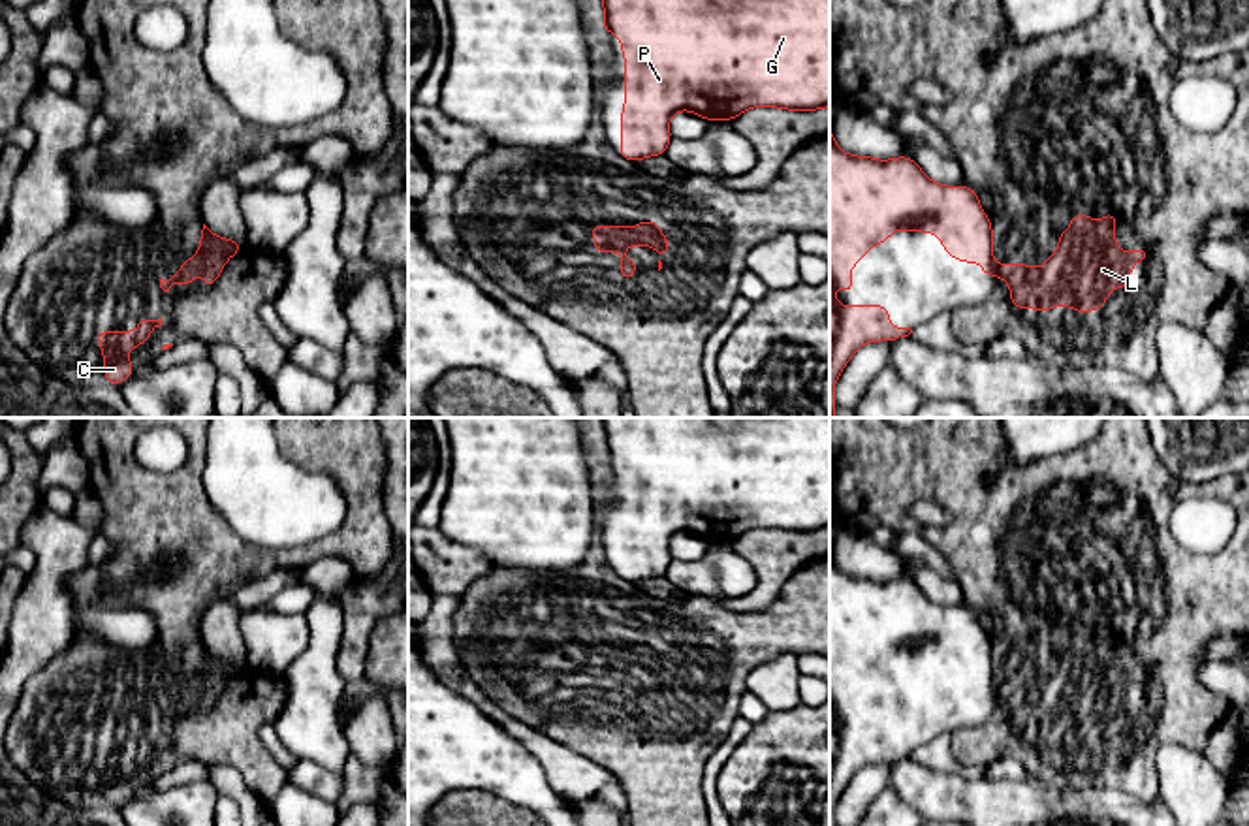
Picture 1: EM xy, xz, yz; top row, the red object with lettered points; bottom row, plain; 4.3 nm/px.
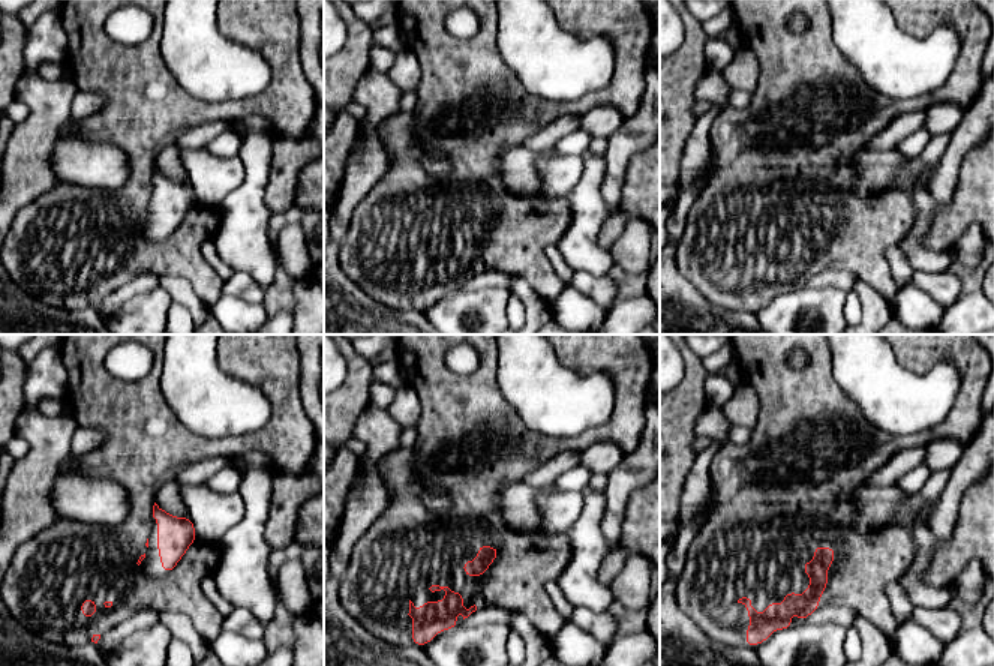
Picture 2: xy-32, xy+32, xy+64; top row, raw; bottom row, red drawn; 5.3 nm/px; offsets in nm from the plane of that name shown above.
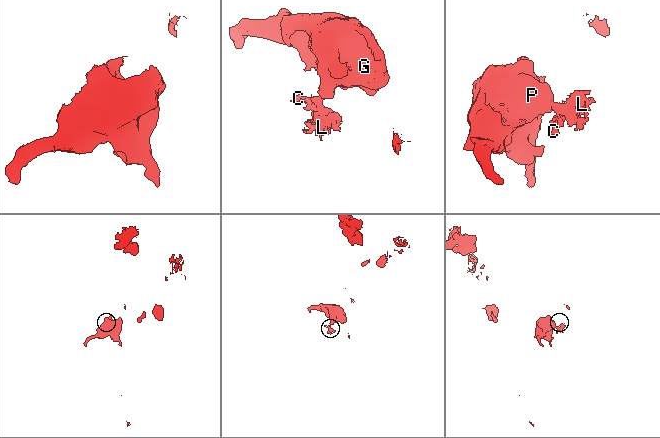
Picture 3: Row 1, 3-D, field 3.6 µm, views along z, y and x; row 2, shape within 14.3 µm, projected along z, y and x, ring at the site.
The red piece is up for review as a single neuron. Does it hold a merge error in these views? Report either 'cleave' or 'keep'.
cleave

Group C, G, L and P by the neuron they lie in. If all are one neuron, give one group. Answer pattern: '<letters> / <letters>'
C L / G P

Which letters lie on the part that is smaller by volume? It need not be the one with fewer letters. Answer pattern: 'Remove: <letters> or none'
Remove: C, L

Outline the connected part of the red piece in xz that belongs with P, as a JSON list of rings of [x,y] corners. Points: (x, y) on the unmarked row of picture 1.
[[[600,418],[604,427],[602,452],[621,461],[624,487],[624,527],[621,532],[621,574],[628,583],[662,578],[672,563],[670,540],[679,532],[696,534],[705,542],[732,542],[752,529],[786,532],[818,532],[830,529],[830,418]]]

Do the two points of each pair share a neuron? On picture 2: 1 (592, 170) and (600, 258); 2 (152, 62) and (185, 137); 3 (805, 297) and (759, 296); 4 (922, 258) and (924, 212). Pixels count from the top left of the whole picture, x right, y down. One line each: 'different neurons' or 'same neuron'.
1: same neuron
2: different neurons
3: different neurons
4: same neuron

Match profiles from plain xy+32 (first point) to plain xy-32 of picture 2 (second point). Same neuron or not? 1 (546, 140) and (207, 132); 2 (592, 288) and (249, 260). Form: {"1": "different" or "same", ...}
{"1": "same", "2": "different"}

